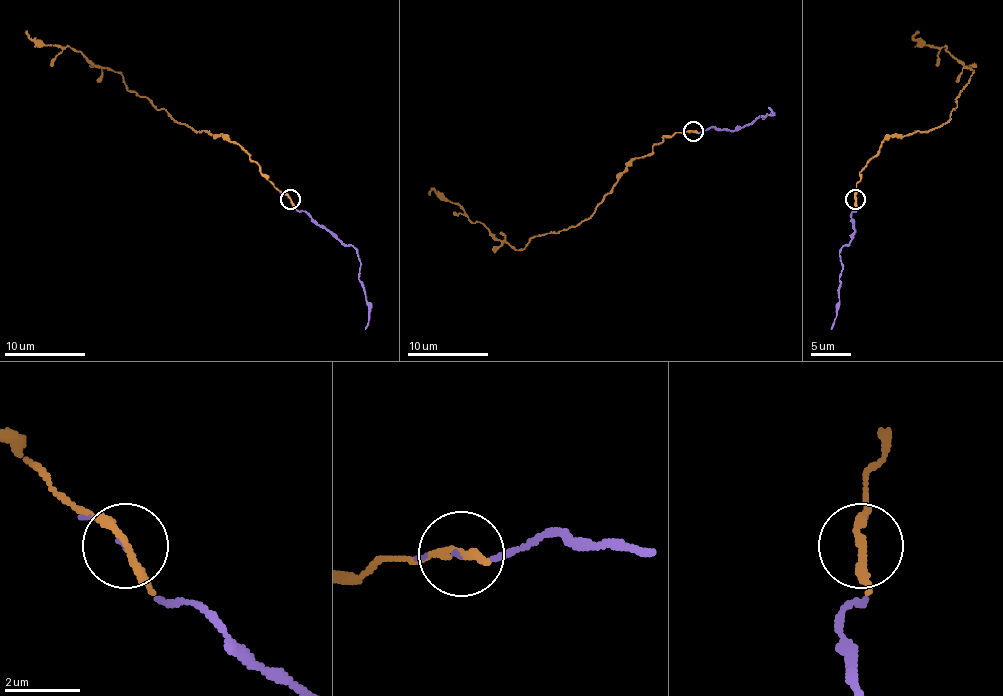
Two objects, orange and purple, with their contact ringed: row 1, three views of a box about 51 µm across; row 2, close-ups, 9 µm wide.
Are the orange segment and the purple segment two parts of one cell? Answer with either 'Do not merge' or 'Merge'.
Merge

